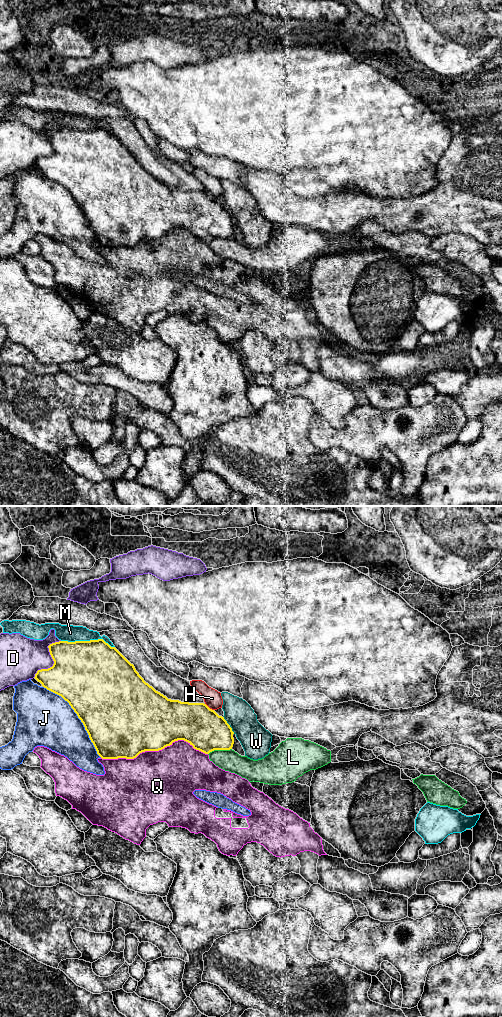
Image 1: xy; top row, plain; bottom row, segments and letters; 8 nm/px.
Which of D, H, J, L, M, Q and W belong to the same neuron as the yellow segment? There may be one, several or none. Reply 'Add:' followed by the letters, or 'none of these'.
Add: none of these

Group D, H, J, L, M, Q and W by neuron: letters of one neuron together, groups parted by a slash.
D / H / J / L / M / Q / W

